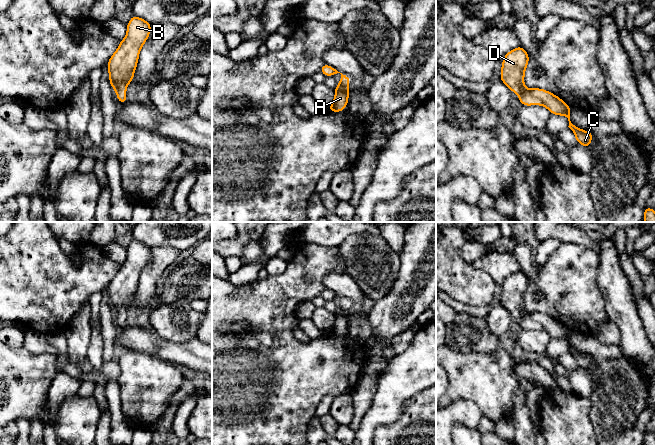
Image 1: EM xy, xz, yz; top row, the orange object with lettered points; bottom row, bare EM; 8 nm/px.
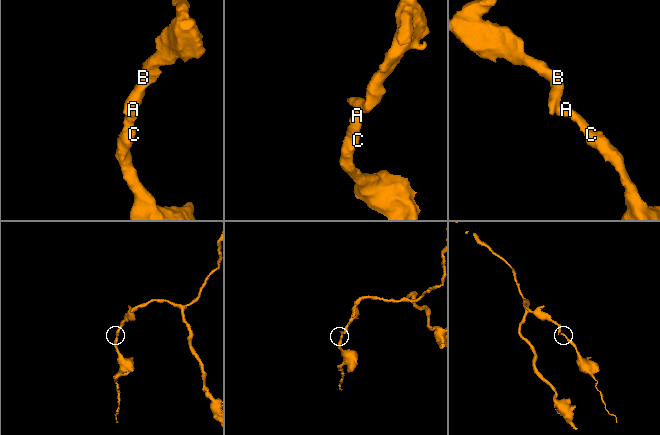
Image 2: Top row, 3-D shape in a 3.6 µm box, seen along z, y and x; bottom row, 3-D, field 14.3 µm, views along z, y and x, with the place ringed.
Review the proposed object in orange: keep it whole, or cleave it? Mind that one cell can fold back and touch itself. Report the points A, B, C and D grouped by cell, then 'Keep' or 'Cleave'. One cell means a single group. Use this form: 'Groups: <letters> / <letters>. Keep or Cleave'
Groups: A B C D. Keep

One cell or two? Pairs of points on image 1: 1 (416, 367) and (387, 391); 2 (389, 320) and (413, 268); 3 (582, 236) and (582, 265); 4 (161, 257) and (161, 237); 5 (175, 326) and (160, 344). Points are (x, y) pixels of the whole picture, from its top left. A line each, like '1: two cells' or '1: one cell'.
1: one cell
2: one cell
3: two cells
4: two cells
5: two cells

